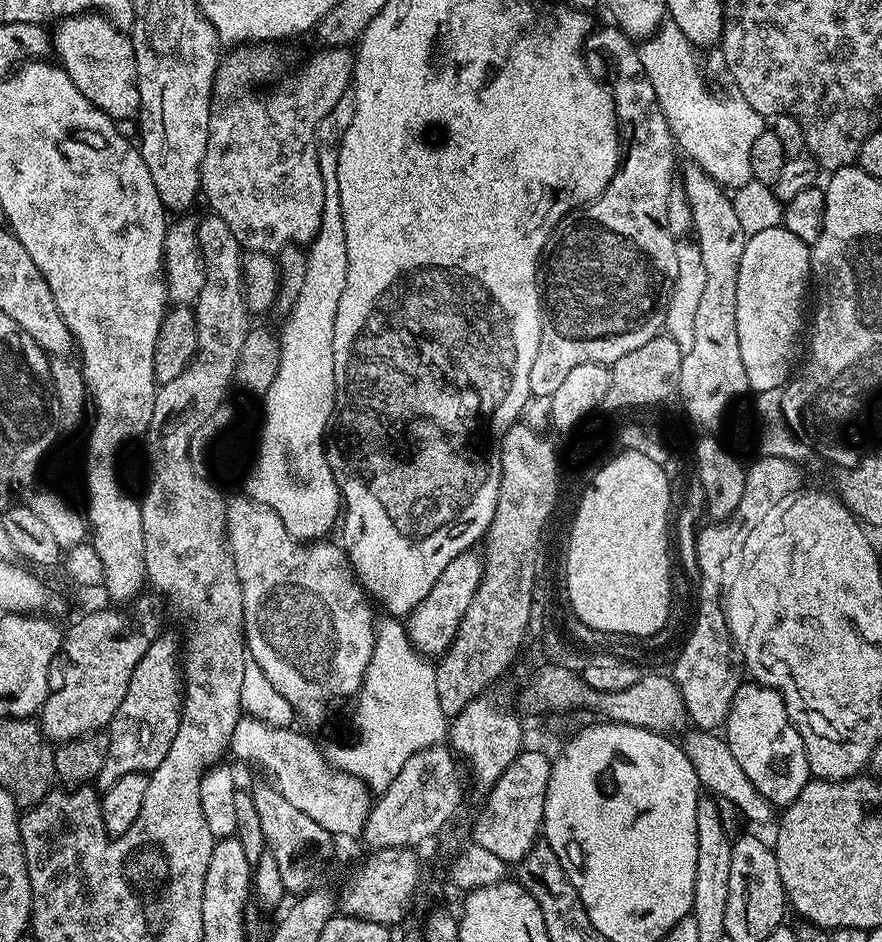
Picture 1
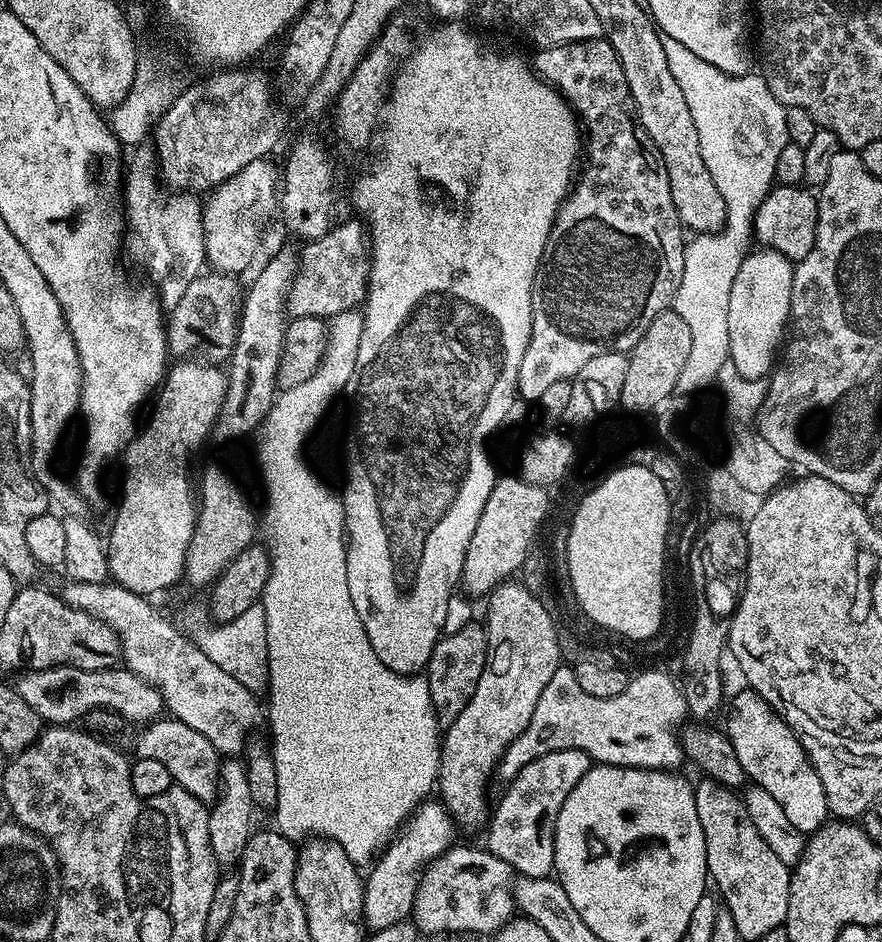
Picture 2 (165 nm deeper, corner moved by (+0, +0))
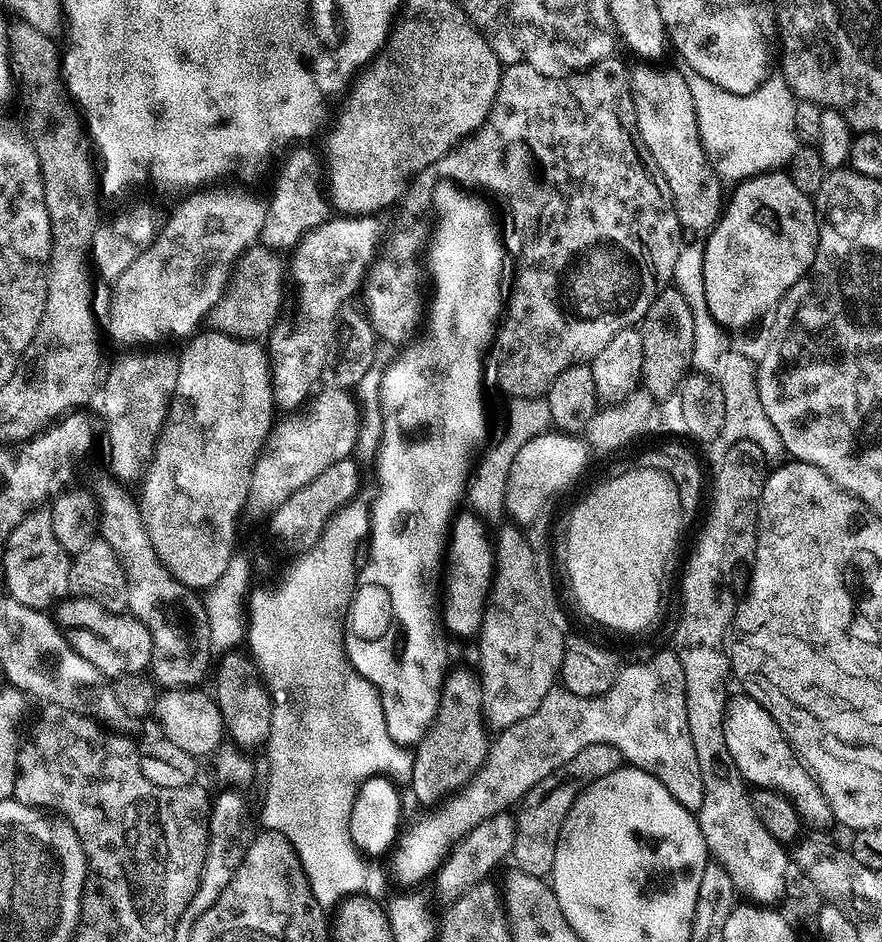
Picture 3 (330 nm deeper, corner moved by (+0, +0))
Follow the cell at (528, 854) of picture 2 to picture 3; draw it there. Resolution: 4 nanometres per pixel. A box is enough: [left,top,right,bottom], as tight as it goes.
[511,744,621,877]

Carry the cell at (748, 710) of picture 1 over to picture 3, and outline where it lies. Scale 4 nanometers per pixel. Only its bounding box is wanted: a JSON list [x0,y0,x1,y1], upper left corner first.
[724,694,833,828]

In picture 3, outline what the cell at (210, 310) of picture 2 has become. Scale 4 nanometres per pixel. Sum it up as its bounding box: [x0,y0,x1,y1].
[206,246,280,342]

